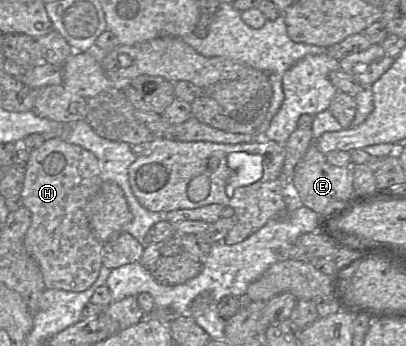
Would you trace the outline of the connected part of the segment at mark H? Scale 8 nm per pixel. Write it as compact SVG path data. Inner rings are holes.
M47 136L39 148L31 151L20 194L23 206L31 212L31 224L24 237L24 246L39 265L46 289L82 292L97 279L102 267L103 243L91 230L85 206L99 191L101 185L101 166L96 156L78 145L67 142L64 137Z

